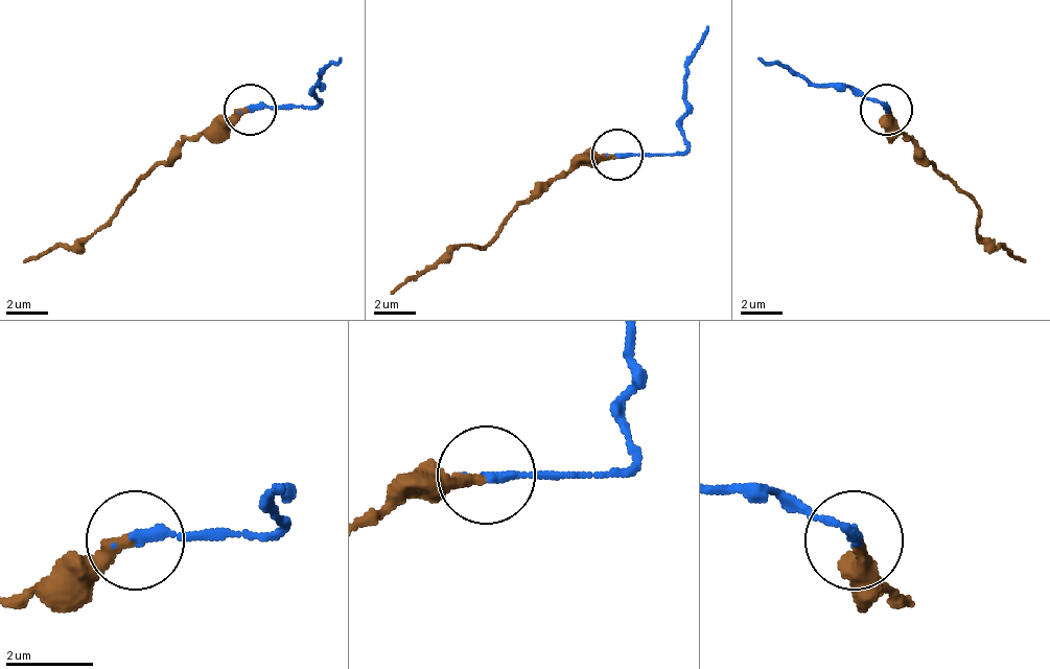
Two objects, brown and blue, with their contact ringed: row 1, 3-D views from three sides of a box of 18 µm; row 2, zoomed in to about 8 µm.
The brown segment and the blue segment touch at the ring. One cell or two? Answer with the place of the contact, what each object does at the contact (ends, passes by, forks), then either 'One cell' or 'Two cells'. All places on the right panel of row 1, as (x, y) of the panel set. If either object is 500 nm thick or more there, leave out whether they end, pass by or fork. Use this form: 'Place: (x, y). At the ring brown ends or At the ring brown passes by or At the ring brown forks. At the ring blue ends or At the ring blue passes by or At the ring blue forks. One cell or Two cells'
Place: (886, 109). At the ring brown ends. At the ring blue ends. One cell

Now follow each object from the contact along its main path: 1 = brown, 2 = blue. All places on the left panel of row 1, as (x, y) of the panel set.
1: (249, 108), (191, 134), (114, 206), (89, 237), (21, 262)
2: (249, 108), (321, 102), (321, 77), (342, 56)

